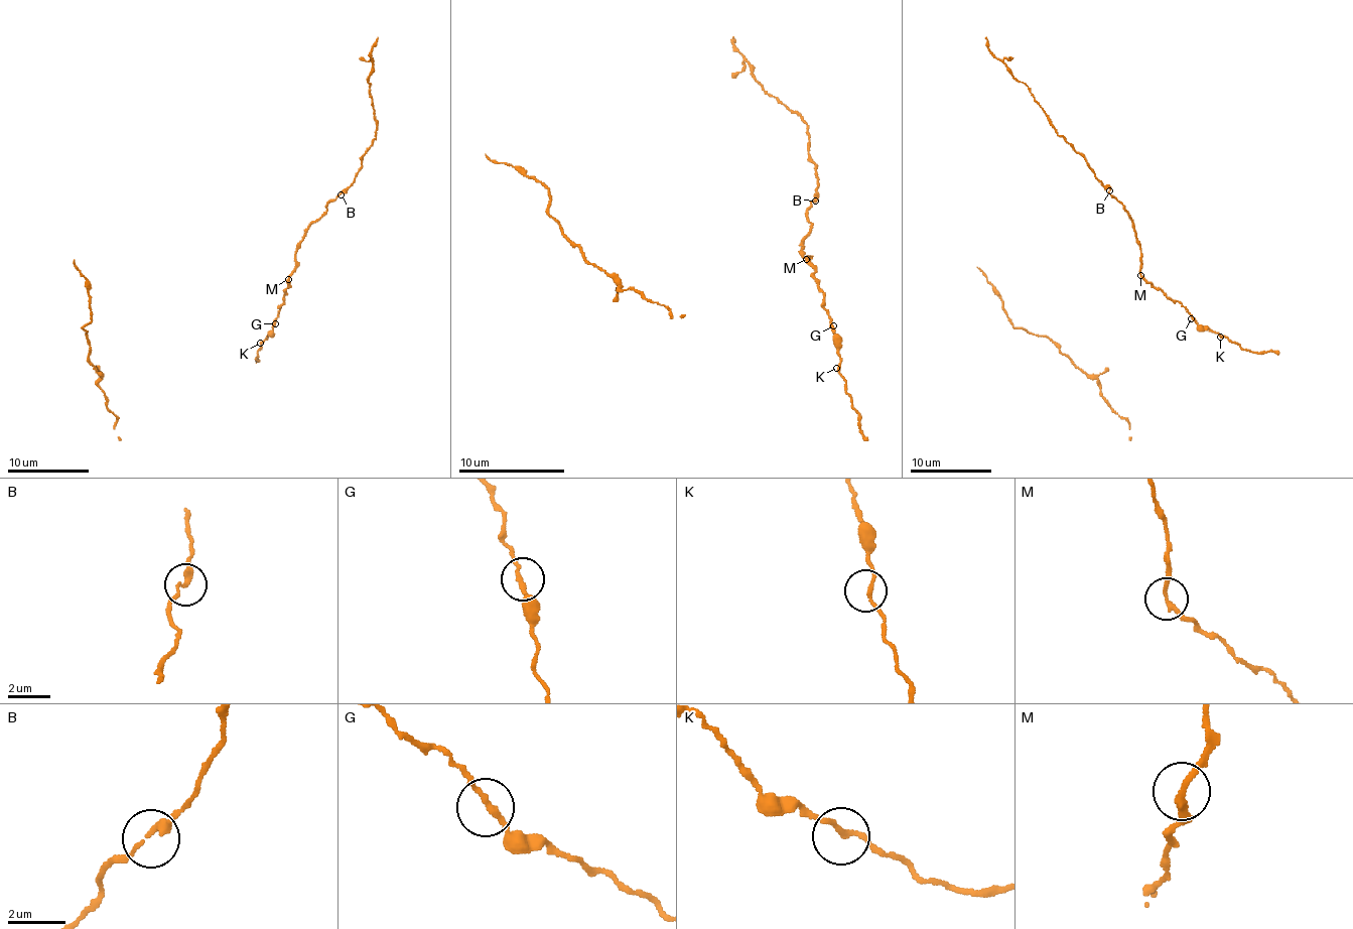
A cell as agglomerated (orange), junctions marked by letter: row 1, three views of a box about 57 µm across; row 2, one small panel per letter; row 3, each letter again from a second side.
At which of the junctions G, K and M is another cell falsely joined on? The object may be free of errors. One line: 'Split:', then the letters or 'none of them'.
Split: none of them

